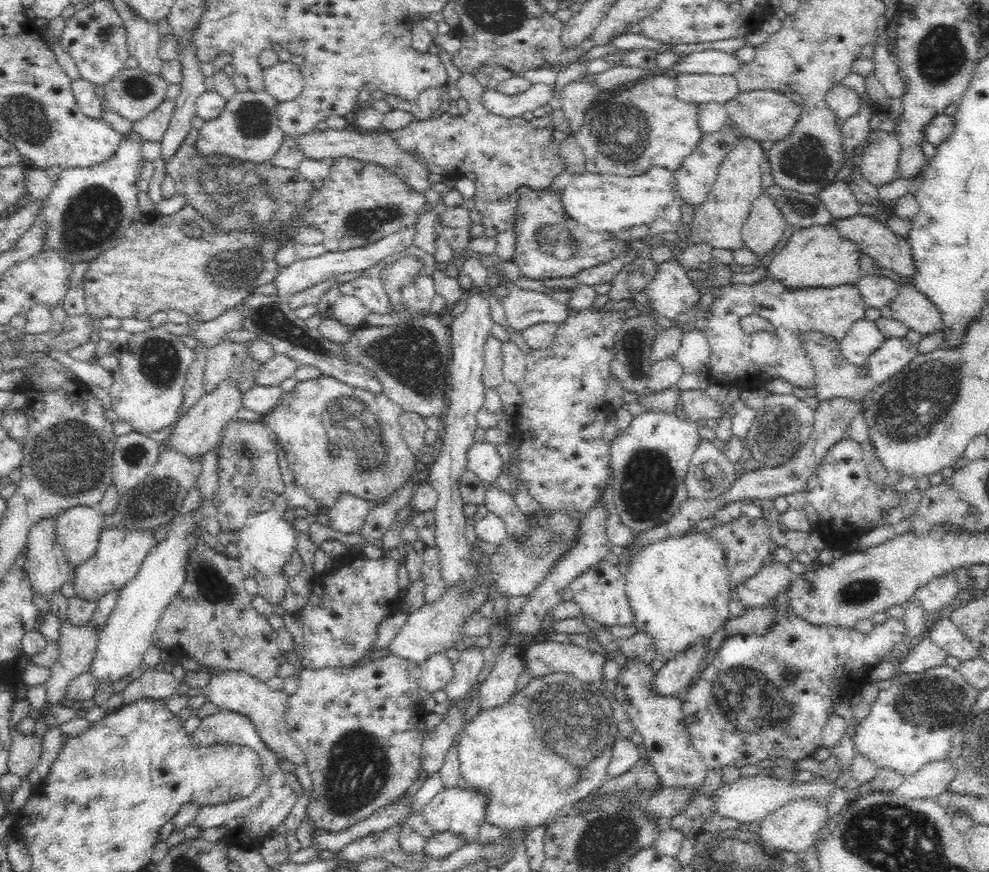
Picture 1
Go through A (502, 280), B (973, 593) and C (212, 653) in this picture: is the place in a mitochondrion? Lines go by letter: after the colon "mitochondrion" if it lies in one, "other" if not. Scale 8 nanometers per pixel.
A: other
B: other
C: other

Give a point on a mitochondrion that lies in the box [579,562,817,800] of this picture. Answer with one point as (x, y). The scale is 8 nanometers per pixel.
(752, 700)

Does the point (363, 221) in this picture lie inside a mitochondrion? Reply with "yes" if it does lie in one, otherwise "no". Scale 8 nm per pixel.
yes

